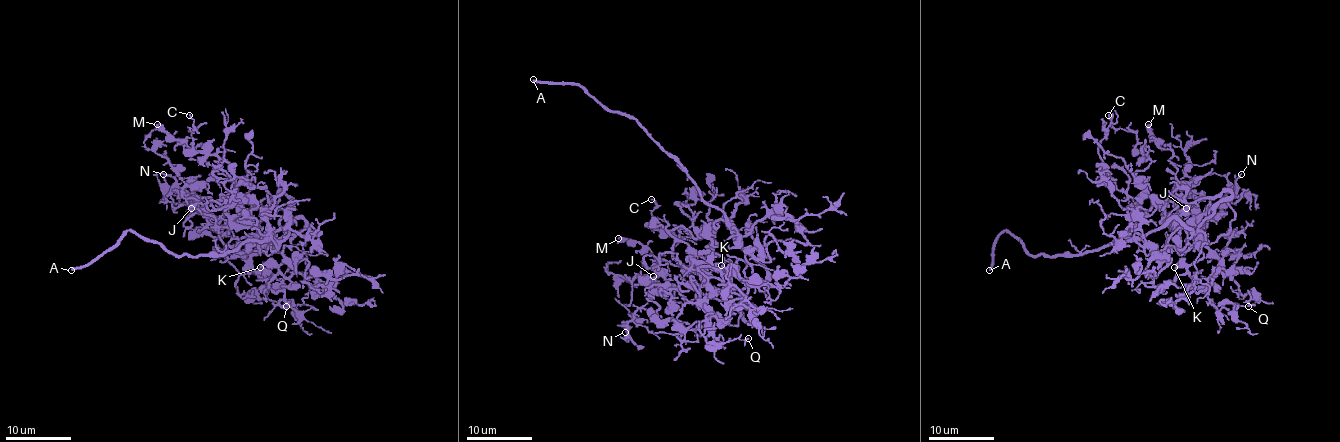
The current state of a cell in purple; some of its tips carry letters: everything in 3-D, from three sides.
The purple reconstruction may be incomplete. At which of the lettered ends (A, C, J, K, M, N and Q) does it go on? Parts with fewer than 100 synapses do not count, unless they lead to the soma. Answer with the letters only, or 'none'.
A

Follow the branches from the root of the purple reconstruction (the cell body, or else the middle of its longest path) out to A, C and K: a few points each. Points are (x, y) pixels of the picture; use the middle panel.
A: (736, 258), (726, 253), (738, 235), (728, 219), (635, 119), (603, 109), (576, 83), (533, 79)
C: (736, 258), (725, 269), (685, 269), (669, 230), (697, 235), (676, 225), (680, 240), (653, 227), (651, 199)
K: (736, 258), (731, 266), (720, 269), (723, 281), (744, 294), (748, 287), (721, 265)

